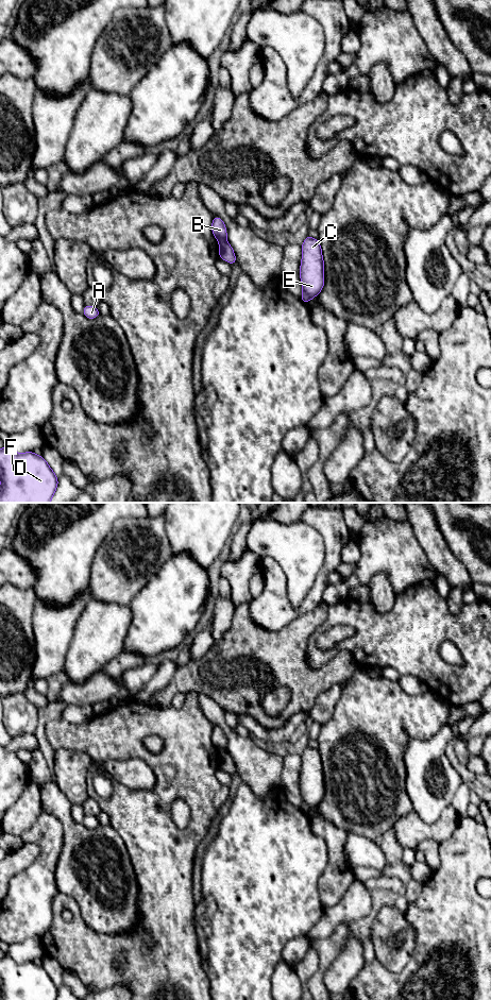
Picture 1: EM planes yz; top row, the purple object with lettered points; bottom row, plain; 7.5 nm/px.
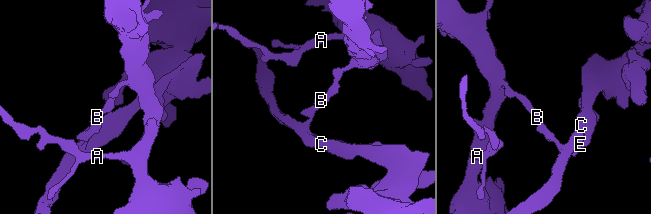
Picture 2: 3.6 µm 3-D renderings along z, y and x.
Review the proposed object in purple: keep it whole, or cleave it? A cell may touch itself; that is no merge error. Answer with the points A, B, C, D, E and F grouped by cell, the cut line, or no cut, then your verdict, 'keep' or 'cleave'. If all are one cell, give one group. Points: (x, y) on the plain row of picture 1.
A B D F / C E | yz (225, 750), (219, 752) | cleave

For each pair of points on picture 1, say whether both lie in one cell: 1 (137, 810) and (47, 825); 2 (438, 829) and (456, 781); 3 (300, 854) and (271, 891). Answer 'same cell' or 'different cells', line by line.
1: different cells
2: different cells
3: same cell

